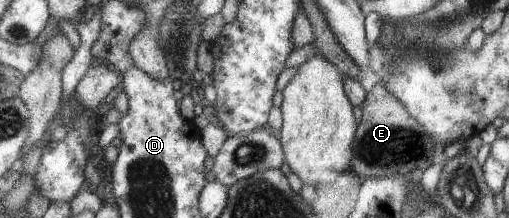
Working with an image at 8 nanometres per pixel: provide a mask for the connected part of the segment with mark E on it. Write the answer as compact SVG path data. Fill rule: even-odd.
M377 82L365 93L360 109L362 115L355 130L354 157L351 158L351 169L359 177L409 175L413 170L423 172L432 164L434 140L381 83Z

